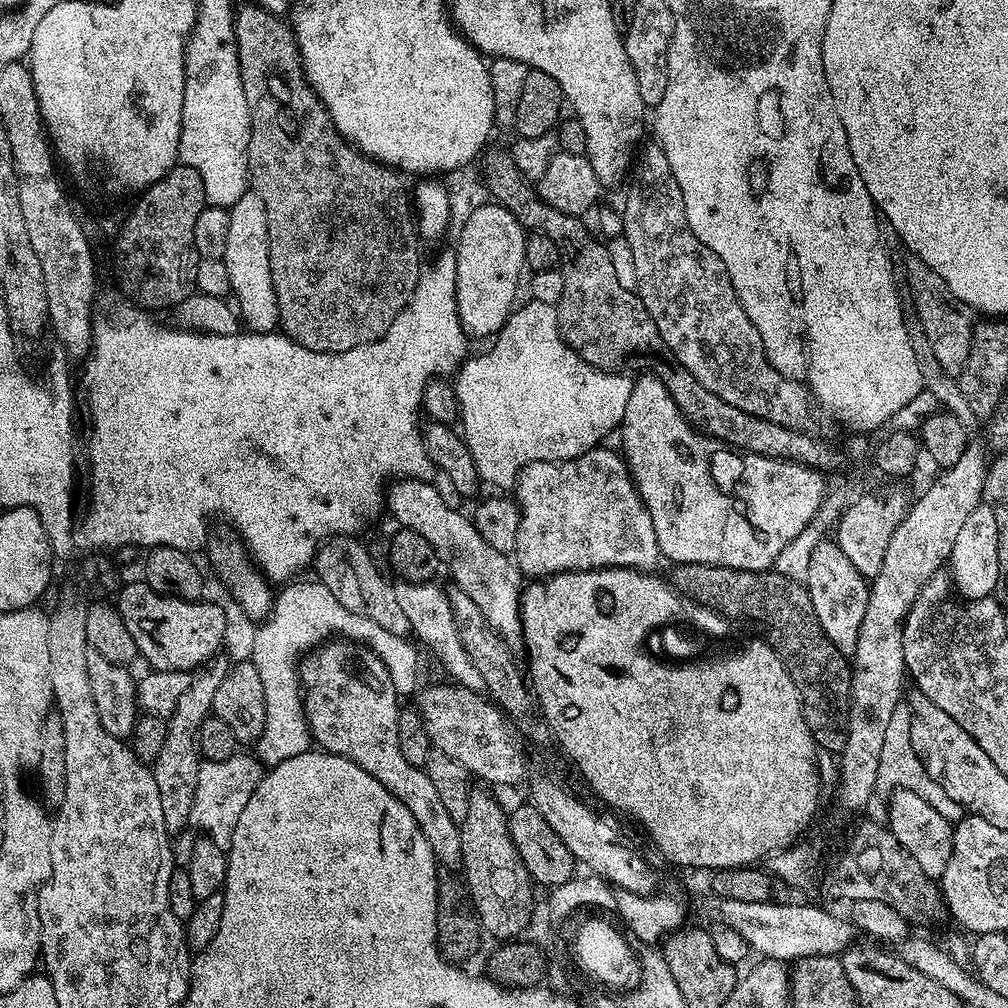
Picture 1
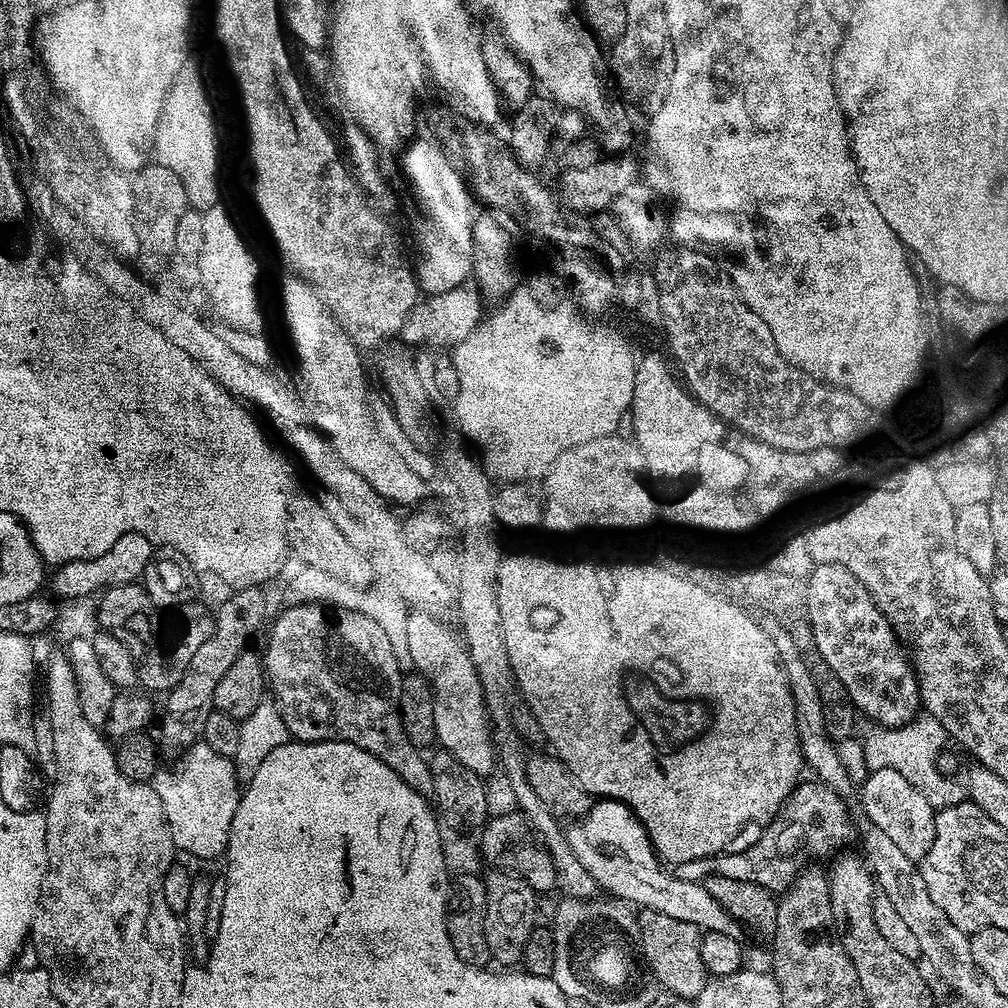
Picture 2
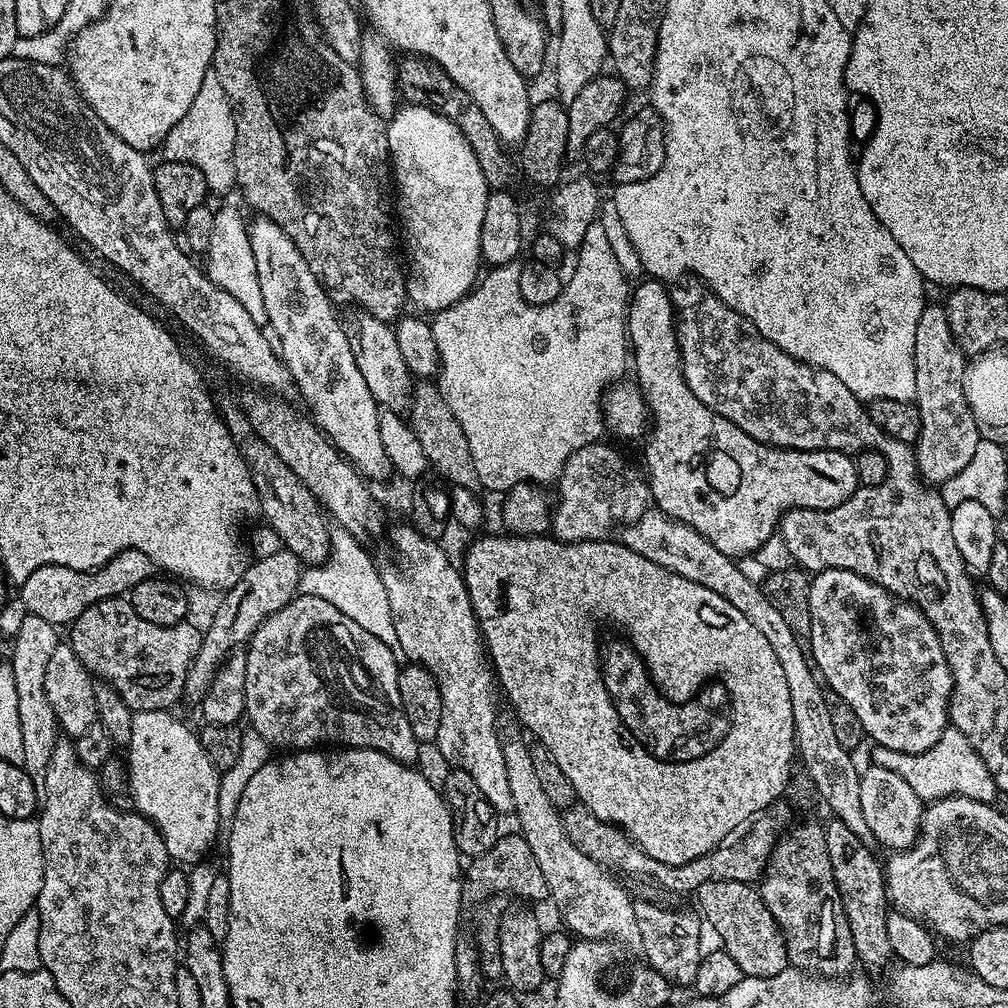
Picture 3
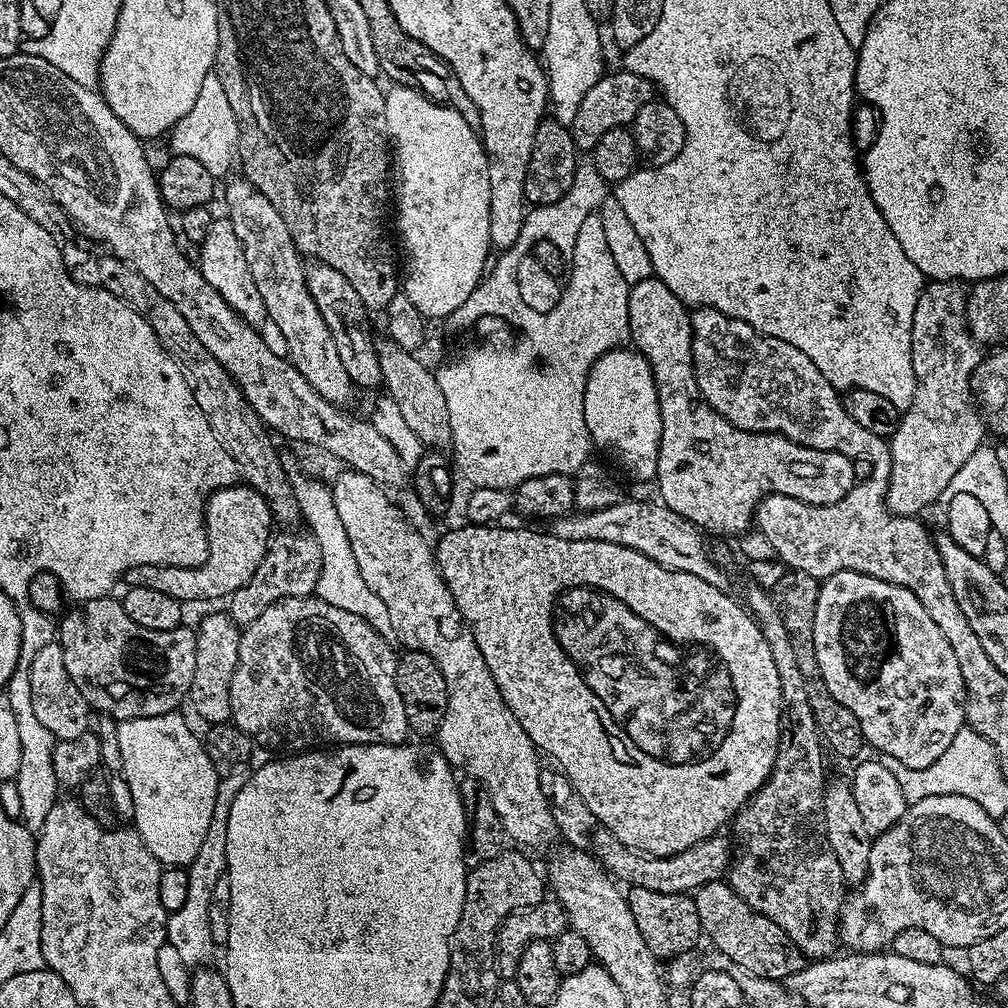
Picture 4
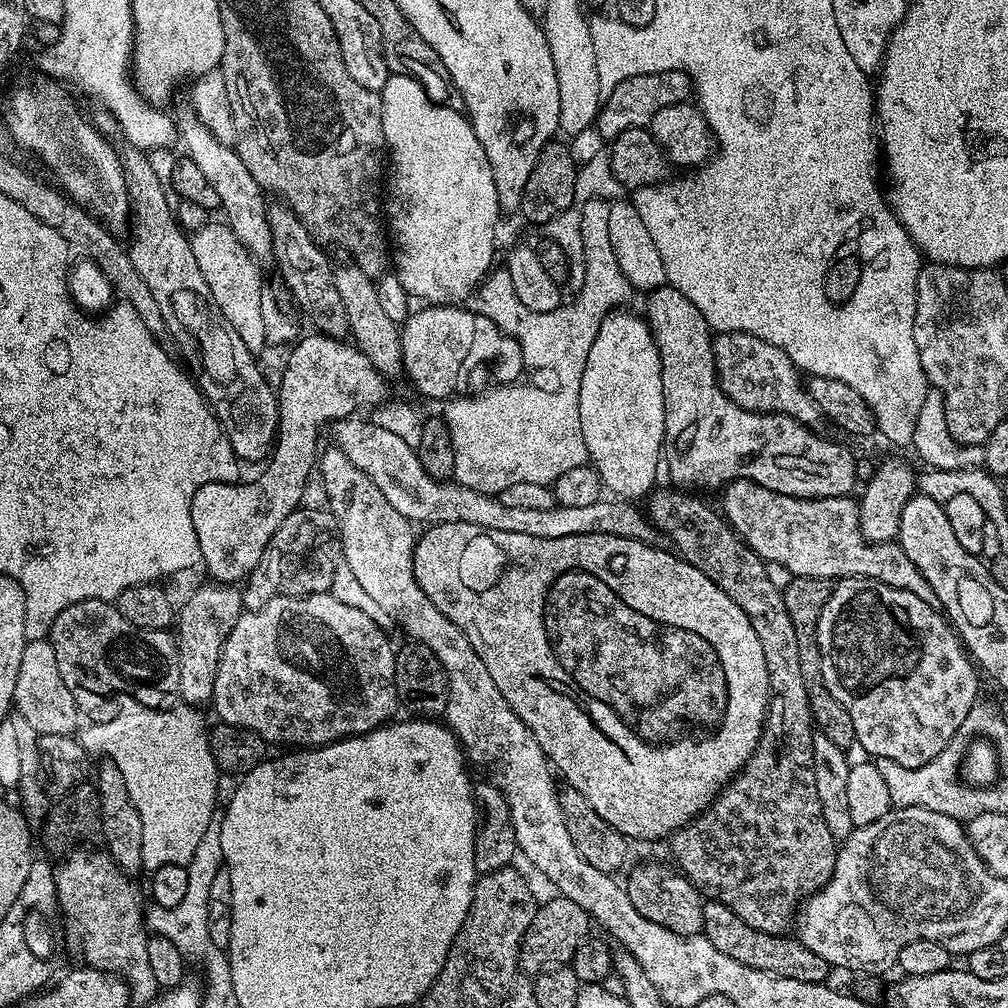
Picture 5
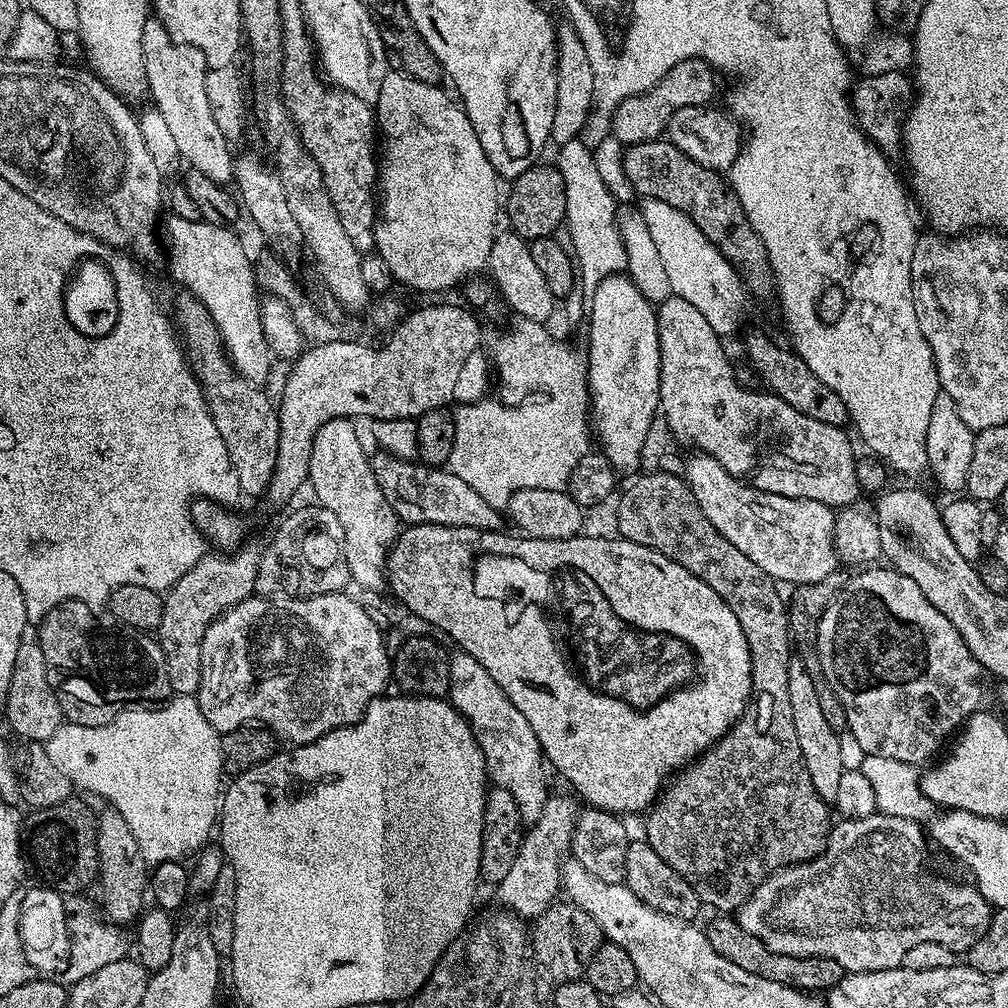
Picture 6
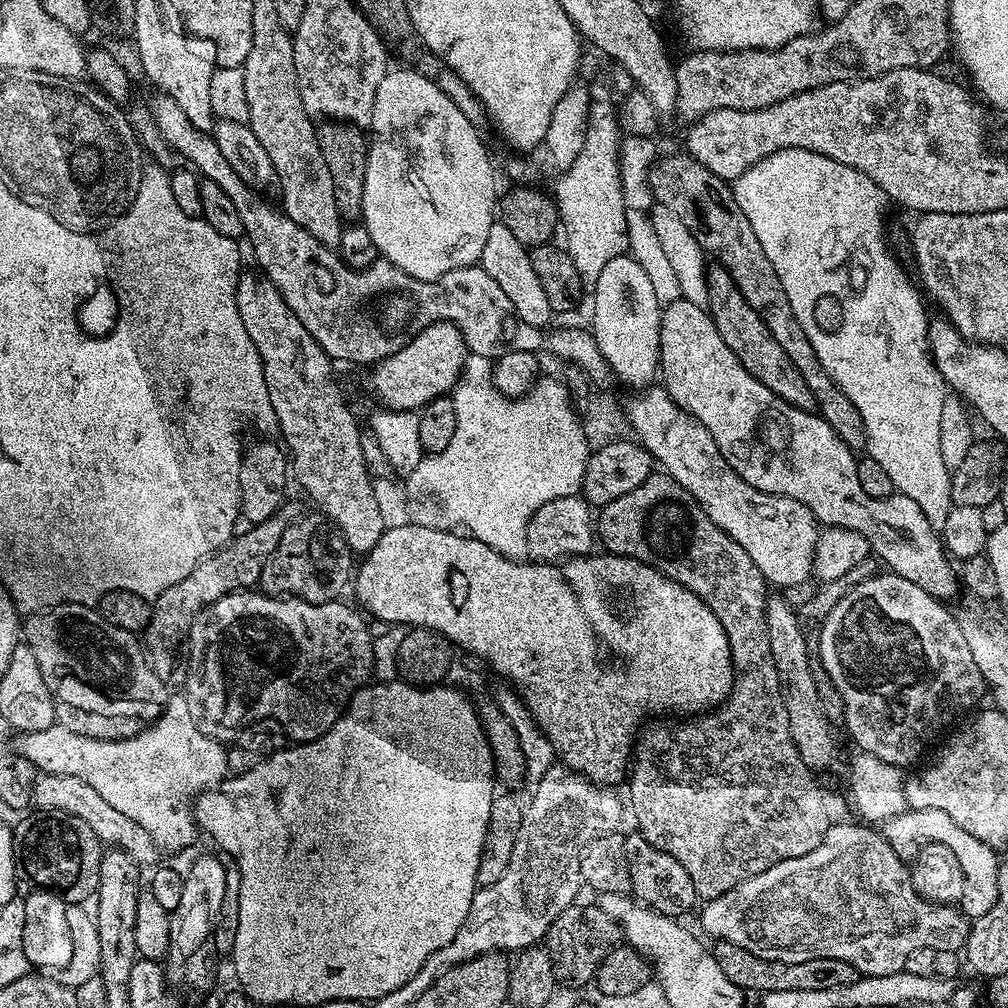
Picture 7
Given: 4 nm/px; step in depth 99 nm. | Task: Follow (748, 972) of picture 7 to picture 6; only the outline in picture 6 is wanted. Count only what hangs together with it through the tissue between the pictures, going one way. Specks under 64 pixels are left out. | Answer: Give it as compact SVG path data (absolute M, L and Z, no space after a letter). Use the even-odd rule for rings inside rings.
M716 914L709 924L706 924L708 941L722 958L734 962L734 966L742 966L742 970L750 970L750 974L758 974L758 978L770 978L770 982L782 982L791 988L798 988L813 994L827 993L842 977L845 971L834 958L822 958L811 956L810 958L798 958L790 954L774 954L774 950L767 948L754 934L742 930L742 926L736 919L728 914Z

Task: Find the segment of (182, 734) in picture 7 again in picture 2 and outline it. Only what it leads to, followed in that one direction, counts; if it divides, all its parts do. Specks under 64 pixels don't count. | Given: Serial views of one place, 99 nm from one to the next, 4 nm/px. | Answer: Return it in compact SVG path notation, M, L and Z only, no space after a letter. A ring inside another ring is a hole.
M203 742L191 745L181 756L184 757L173 772L160 770L154 777L172 843L179 851L181 848L200 860L223 857L228 850L230 822L234 822L234 810L238 810L242 791L241 781L236 778L236 765L229 757L214 754L214 750Z

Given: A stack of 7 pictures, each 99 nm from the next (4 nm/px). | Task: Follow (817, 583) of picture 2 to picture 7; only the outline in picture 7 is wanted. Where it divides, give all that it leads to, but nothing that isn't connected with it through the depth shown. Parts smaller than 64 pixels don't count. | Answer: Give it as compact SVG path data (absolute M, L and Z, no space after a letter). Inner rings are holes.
M884 570L875 576L871 576L870 579L862 581L861 584L851 585L847 591L828 609L826 615L823 617L823 620L825 619L824 625L819 625L819 658L826 670L826 674L830 678L830 682L834 682L838 694L842 694L844 724L846 725L846 729L848 728L849 734L852 735L853 742L857 744L855 747L859 751L874 754L874 758L882 758L882 762L890 762L895 768L904 770L917 763L915 760L927 750L928 743L943 728L949 727L948 729L951 729L961 719L959 716L963 712L969 711L968 713L971 713L977 707L975 704L983 696L985 699L986 685L982 678L982 670L978 670L978 665L974 663L974 657L970 654L970 645L966 643L966 638L962 635L962 630L960 629L960 620L957 617L952 617L952 612L948 609L949 605L937 600L935 596L926 594L926 590L922 590L922 586L910 582L910 578L902 578L891 570Z

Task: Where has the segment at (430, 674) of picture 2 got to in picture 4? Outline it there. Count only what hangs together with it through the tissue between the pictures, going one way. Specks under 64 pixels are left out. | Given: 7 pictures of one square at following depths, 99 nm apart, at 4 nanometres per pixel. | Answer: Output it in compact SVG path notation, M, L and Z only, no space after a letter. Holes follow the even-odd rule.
M345 470L330 484L330 487L334 505L338 508L339 517L342 518L343 529L346 530L350 540L359 573L362 574L363 581L378 594L379 598L382 598L383 605L387 607L390 623L397 635L396 644L410 652L430 654L430 658L438 662L442 678L446 678L448 705L435 735L435 739L440 740L438 750L453 769L461 773L464 771L465 777L482 782L482 786L490 794L490 802L494 802L494 810L498 810L504 835L511 843L512 840L516 843L513 845L528 849L550 843L552 836L554 840L554 825L540 785L542 760L538 755L538 749L526 734L526 730L522 730L518 718L514 718L510 706L506 706L498 690L498 682L494 682L494 674L490 674L490 666L486 666L486 658L482 658L482 650L478 650L478 642L474 642L472 629L462 618L442 578L440 568L436 565L433 545L424 541L425 537L408 523L397 505L391 499L388 501L388 496L384 493L387 491L381 485L375 484L366 474Z

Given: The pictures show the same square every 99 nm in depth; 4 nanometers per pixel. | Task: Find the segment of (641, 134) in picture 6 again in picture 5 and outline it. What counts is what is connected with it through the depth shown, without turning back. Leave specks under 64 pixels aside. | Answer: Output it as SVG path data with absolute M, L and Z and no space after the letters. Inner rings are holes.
M655 72L626 78L607 89L600 112L596 115L595 131L600 131L605 136L605 141L610 142L615 136L622 134L622 130L648 128L658 110L685 103L692 95L692 80L685 72Z

